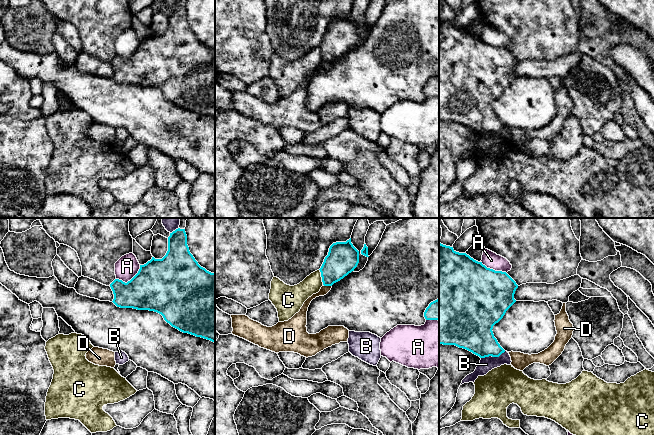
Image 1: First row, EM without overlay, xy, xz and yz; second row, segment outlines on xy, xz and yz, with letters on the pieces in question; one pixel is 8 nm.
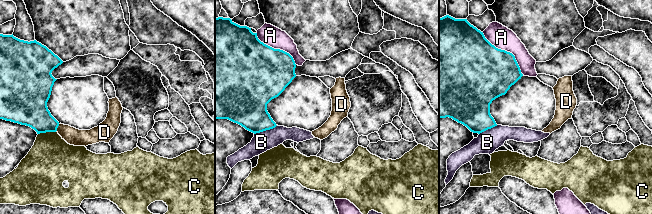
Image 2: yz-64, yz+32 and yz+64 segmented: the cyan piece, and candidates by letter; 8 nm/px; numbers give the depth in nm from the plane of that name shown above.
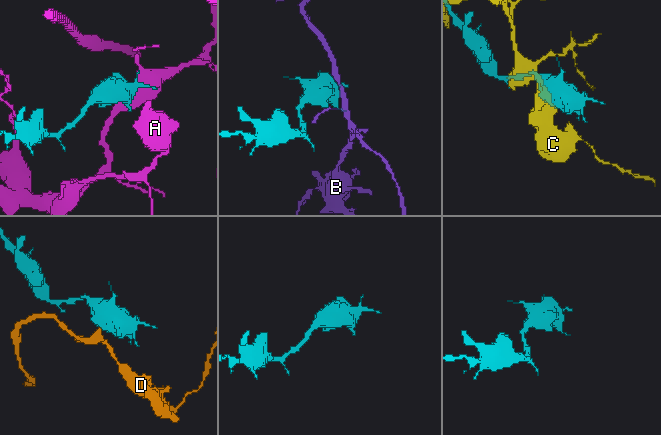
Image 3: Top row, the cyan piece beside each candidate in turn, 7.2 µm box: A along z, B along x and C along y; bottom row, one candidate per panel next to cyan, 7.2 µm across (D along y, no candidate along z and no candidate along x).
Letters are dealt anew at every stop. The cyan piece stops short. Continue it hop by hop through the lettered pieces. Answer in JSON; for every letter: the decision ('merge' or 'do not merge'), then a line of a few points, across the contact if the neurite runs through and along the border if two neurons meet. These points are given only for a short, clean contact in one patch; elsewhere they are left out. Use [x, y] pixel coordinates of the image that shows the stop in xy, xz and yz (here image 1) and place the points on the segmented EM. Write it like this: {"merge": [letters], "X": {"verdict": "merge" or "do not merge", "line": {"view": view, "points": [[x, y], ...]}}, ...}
{"merge": [], "A": {"verdict": "do not merge"}, "B": {"verdict": "do not merge"}, "C": {"verdict": "do not merge"}, "D": {"verdict": "do not merge", "line": {"view": "xz", "points": [[323, 284], [331, 286]]}}}

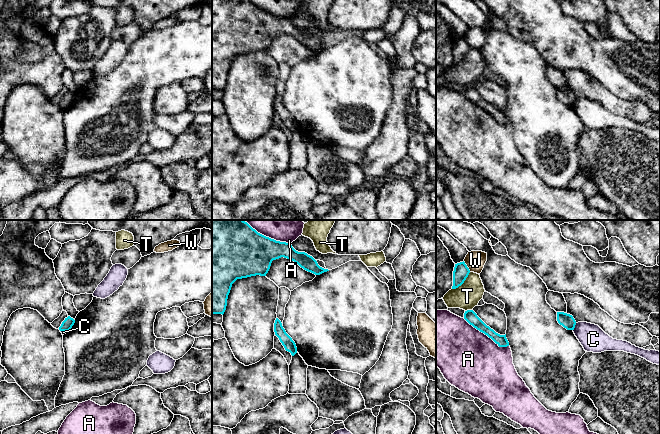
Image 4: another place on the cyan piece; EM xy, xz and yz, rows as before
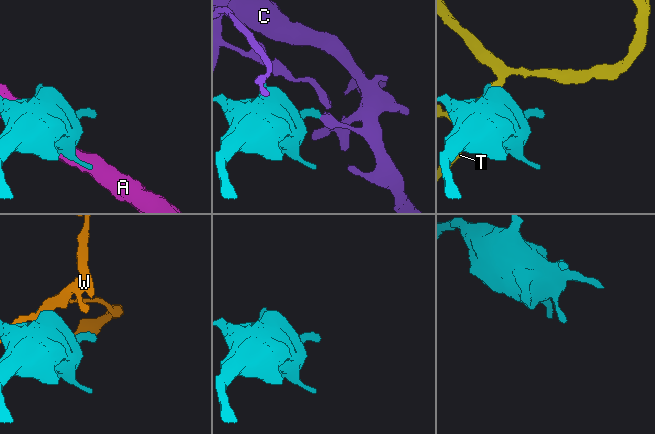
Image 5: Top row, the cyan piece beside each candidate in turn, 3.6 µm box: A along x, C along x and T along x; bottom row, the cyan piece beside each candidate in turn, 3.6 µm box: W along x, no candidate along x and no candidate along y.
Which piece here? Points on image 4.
{"merge": [], "A": {"verdict": "do not merge"}, "C": {"verdict": "do not merge", "line": {"view": "yz", "points": [[576, 323], [573, 330]]}}, "T": {"verdict": "do not merge", "line": {"view": "yz", "points": [[470, 272], [460, 285], [452, 289]]}}, "W": {"verdict": "do not merge", "line": {"view": "yz", "points": [[463, 261], [470, 271]]}}}

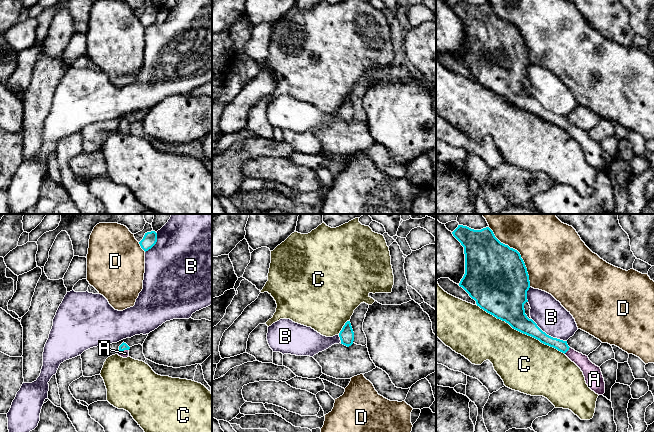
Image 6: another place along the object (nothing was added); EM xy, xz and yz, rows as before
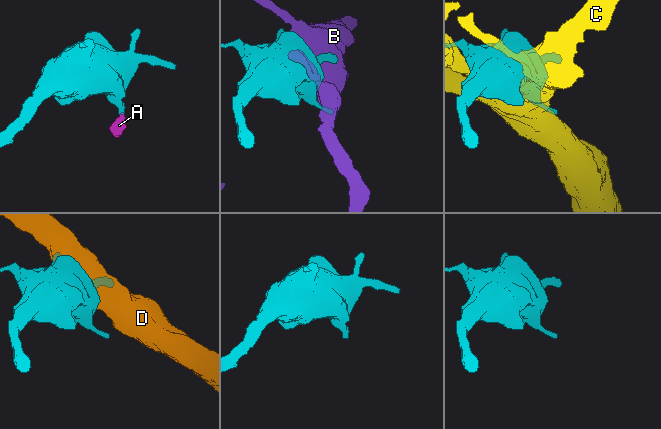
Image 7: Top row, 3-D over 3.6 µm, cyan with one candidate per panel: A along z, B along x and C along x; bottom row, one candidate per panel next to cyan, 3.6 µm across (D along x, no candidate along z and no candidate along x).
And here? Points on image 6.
{"merge": ["A"], "A": {"verdict": "merge", "line": {"view": "xy", "points": [[123, 346], [123, 350], [125, 353]]}}, "B": {"verdict": "do not merge"}, "C": {"verdict": "do not merge"}, "D": {"verdict": "do not merge"}}

